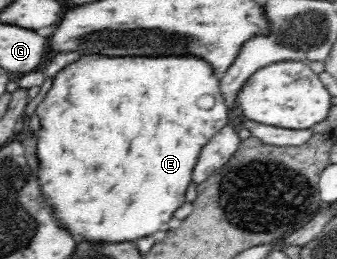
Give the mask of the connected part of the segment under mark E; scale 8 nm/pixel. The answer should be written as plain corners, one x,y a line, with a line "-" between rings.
105,55
81,56
76,61
63,67
52,79
51,88
44,99
37,105
39,117
39,177
45,193
57,207
59,219
71,229
73,235
81,235
91,242
126,242
141,235
151,235
155,231
167,231
173,213
183,205
185,191
192,182
192,171
204,145
207,145
220,129
227,125
229,106
225,103
220,90
220,76
211,63
197,55
168,55
159,57
111,57

